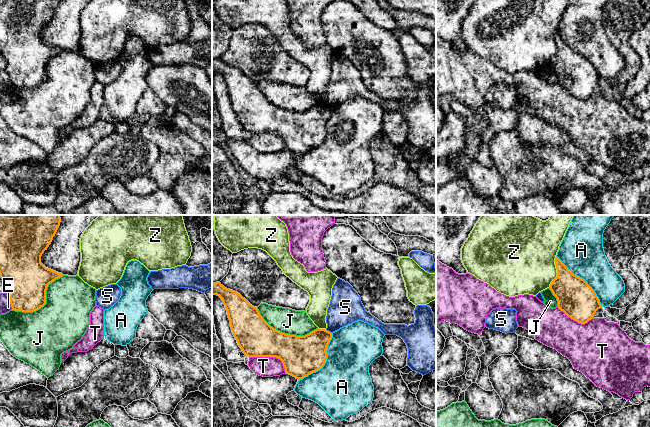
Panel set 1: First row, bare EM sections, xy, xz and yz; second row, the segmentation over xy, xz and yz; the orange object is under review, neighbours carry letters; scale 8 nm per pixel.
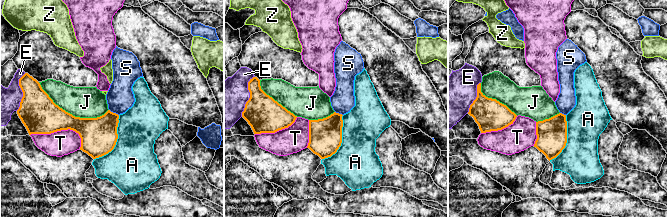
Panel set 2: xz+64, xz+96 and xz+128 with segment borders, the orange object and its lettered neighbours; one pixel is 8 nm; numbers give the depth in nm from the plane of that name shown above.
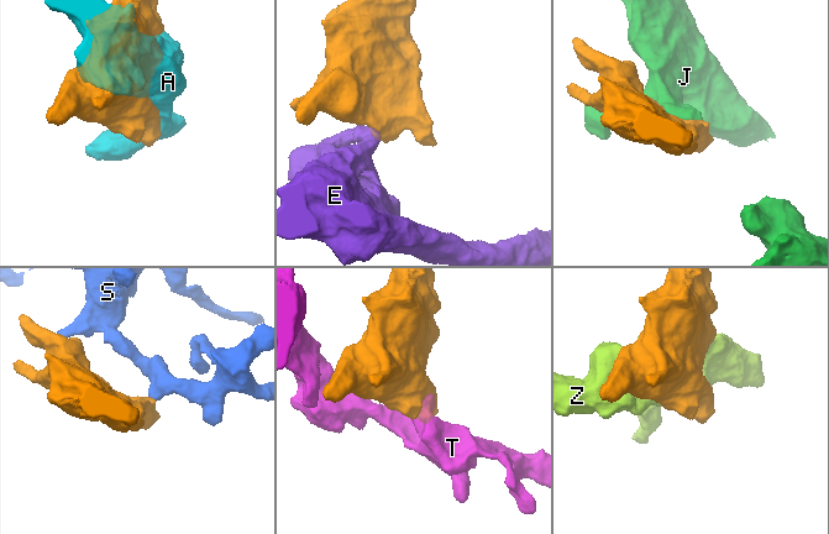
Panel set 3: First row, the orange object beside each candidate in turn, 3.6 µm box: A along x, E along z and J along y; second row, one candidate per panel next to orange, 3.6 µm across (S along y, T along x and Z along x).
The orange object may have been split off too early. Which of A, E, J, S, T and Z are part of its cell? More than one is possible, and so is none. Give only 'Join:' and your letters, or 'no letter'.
Join: no letter

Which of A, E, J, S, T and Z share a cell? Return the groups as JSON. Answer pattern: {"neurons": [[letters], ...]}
{"neurons": [["A"], ["E"], ["J"], ["S"], ["T"], ["Z"]]}

